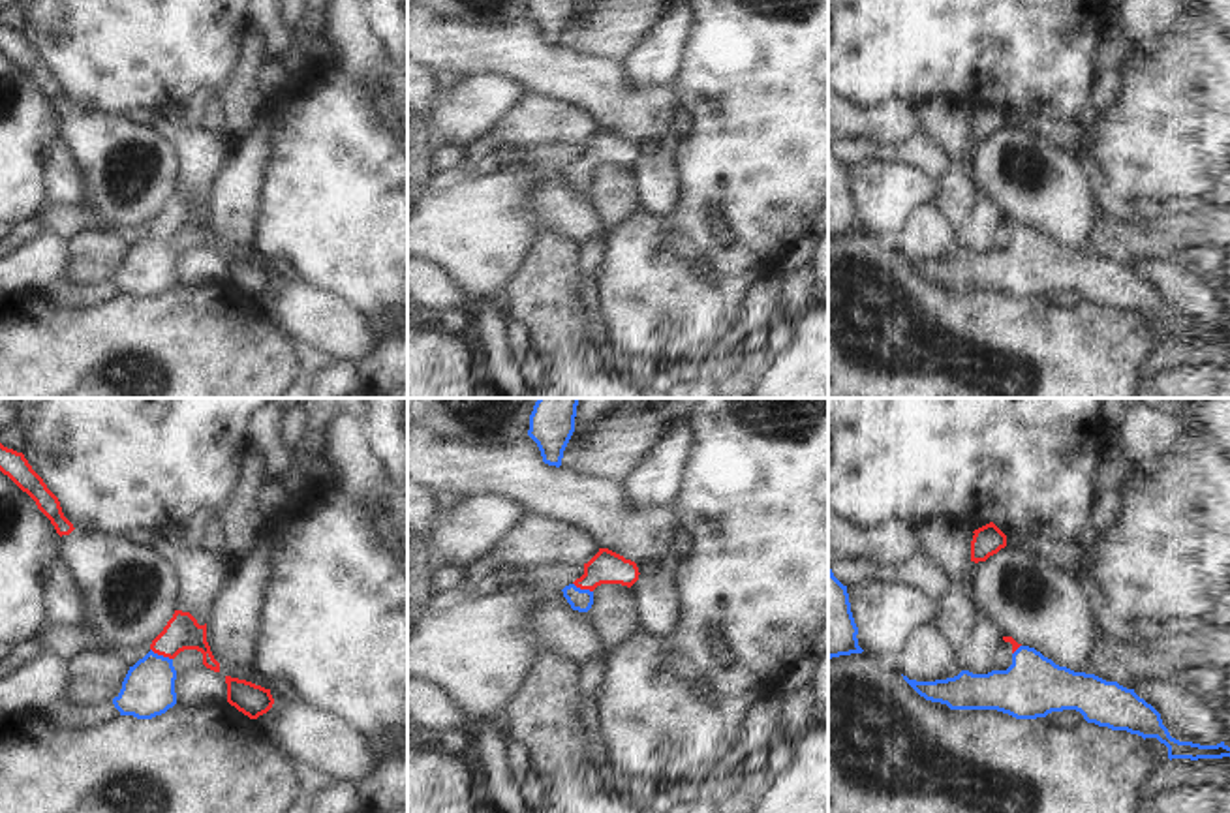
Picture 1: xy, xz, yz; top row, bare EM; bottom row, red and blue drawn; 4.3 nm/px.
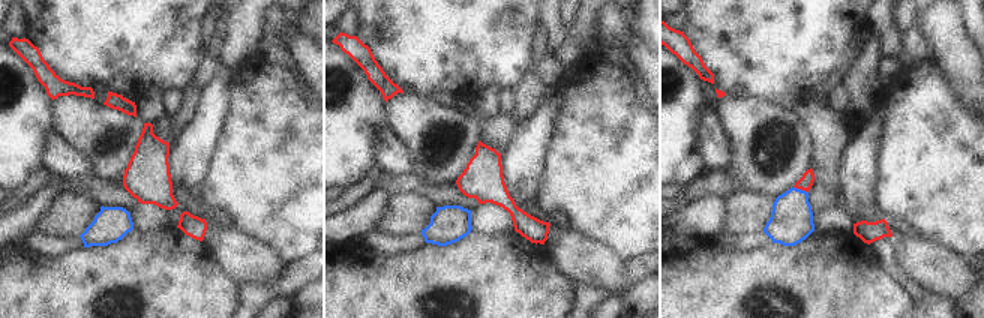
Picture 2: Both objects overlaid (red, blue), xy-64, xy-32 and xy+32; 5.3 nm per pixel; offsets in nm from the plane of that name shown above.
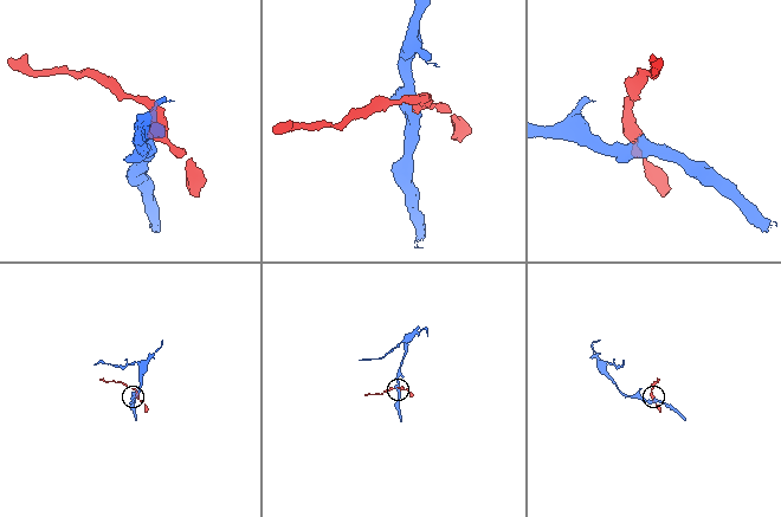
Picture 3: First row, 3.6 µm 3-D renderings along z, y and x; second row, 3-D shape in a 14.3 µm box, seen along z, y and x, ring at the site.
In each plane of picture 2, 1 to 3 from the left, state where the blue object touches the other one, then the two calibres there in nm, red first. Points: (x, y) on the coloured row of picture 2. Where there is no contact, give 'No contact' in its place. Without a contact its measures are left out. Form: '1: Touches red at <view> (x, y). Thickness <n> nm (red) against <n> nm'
1: No contact
2: No contact
3: Touches red at xy+32 (801, 189). Thickness 80 nm (red) against 240 nm.

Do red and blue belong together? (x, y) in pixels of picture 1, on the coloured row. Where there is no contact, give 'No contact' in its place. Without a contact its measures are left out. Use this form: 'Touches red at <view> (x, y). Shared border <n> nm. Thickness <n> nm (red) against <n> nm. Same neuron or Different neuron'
Touches red at xy (162, 654). Shared border 110 nm. Thickness 150 nm (red) against 220 nm. Same neuron.

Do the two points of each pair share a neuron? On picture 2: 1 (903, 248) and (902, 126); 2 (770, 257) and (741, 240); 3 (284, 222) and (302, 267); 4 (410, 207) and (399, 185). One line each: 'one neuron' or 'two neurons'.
1: two neurons
2: two neurons
3: two neurons
4: two neurons

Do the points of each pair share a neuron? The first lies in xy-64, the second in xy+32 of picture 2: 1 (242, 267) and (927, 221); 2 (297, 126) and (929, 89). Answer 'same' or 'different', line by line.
1: different
2: same

